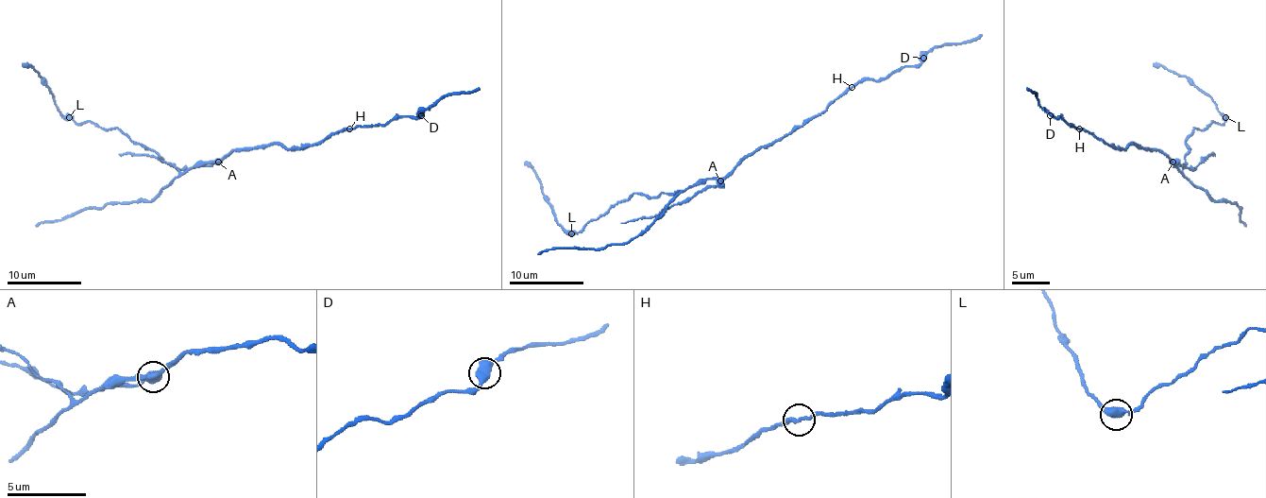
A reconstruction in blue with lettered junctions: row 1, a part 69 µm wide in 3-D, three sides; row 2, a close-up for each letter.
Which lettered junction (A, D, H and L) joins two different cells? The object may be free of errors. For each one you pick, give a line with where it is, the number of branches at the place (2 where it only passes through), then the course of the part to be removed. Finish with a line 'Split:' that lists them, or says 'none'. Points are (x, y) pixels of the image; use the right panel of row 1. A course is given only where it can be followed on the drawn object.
A: place (1173, 162); branches 3; course (1173, 162), (1193, 169), (1208, 154), (1214, 154)
Split: A

